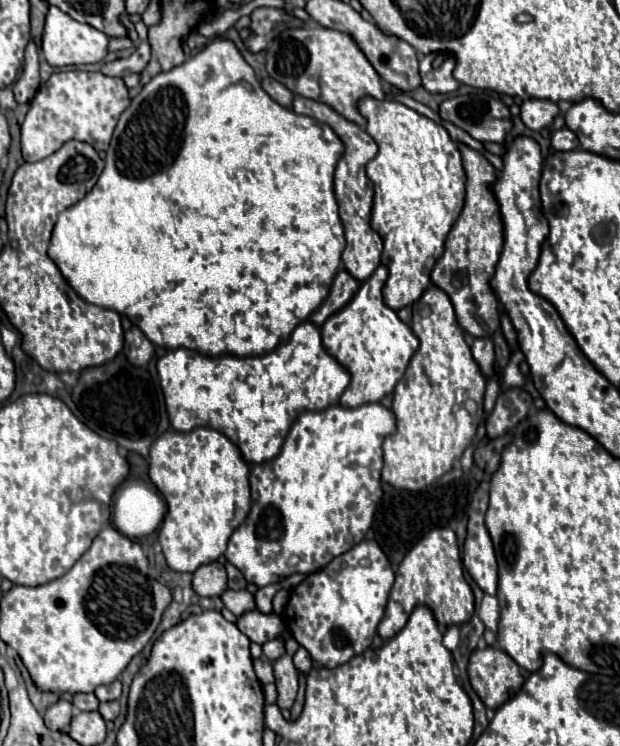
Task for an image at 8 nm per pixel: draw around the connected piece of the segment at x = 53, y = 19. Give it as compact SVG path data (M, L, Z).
M50 7L46 15L46 25L42 33L42 55L52 67L64 67L64 65L82 65L82 63L98 63L108 53L108 37L100 33L98 29L80 23L60 11L58 7Z

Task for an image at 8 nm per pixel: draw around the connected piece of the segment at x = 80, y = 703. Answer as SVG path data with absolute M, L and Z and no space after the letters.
M76 693L72 701L80 711L96 711L98 709L98 699L94 693Z

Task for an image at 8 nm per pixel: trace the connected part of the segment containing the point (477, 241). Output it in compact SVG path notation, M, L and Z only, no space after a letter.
M458 143L458 149L462 153L464 171L468 177L466 199L458 221L446 237L446 251L432 269L432 283L446 291L454 305L456 319L464 331L468 331L472 337L490 337L500 327L498 299L490 287L490 279L496 271L496 263L504 245L504 223L492 191L492 183L496 183L496 171L482 153L470 149L464 143Z

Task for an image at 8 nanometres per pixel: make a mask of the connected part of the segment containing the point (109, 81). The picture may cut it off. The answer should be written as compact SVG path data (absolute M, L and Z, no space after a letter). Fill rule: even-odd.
M86 71L54 73L36 91L36 97L32 99L26 119L20 127L24 161L40 161L58 151L70 139L90 143L96 151L106 151L112 139L112 131L128 105L128 89L118 77Z

